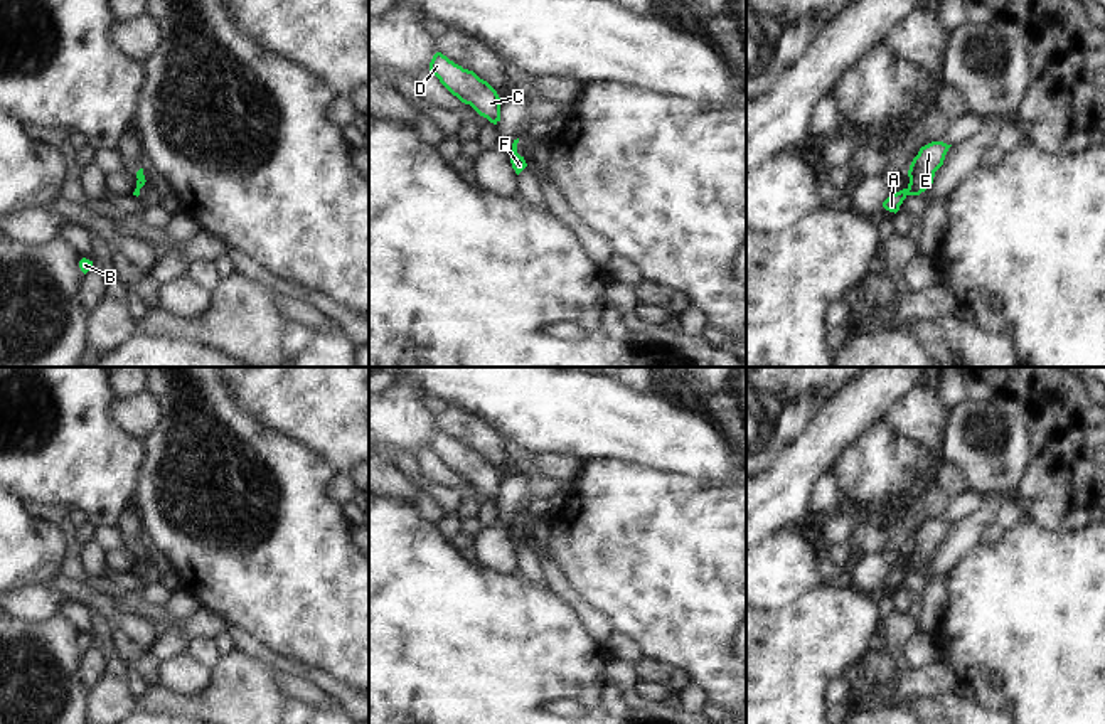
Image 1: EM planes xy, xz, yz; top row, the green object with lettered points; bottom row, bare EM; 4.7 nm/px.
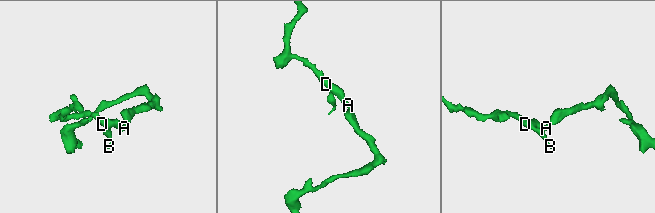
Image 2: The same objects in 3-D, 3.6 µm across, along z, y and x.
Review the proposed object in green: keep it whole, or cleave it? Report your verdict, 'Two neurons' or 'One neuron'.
One neuron.

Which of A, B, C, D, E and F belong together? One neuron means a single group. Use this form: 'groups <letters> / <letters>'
groups A B C D E F

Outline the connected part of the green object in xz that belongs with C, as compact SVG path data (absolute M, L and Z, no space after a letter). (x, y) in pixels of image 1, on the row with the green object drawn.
M436 52L430 62L430 71L462 103L470 104L480 116L497 125L500 121L500 98L497 91L473 71L450 61Z

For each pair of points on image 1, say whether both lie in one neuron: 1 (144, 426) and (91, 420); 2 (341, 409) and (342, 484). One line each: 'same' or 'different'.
1: different
2: different

